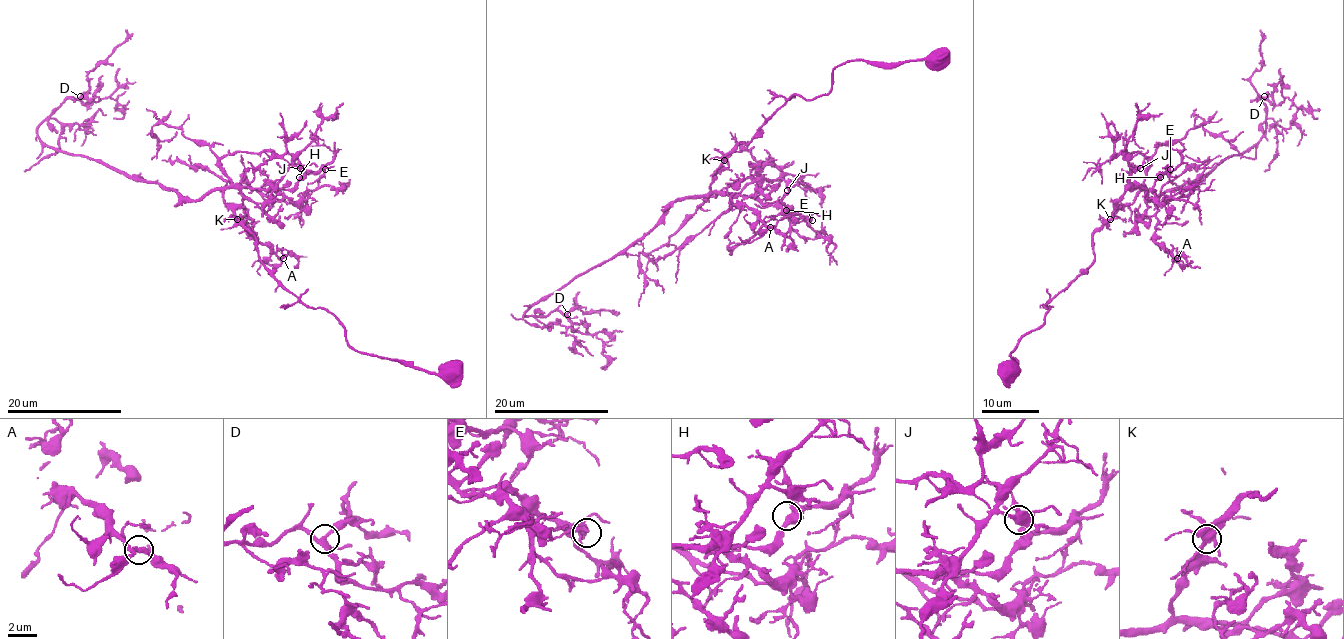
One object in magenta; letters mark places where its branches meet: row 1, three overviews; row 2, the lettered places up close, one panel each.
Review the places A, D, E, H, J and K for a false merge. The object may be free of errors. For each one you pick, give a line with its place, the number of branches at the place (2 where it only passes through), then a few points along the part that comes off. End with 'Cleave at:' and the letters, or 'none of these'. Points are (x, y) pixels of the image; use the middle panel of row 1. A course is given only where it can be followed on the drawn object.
Cleave at: none of these

